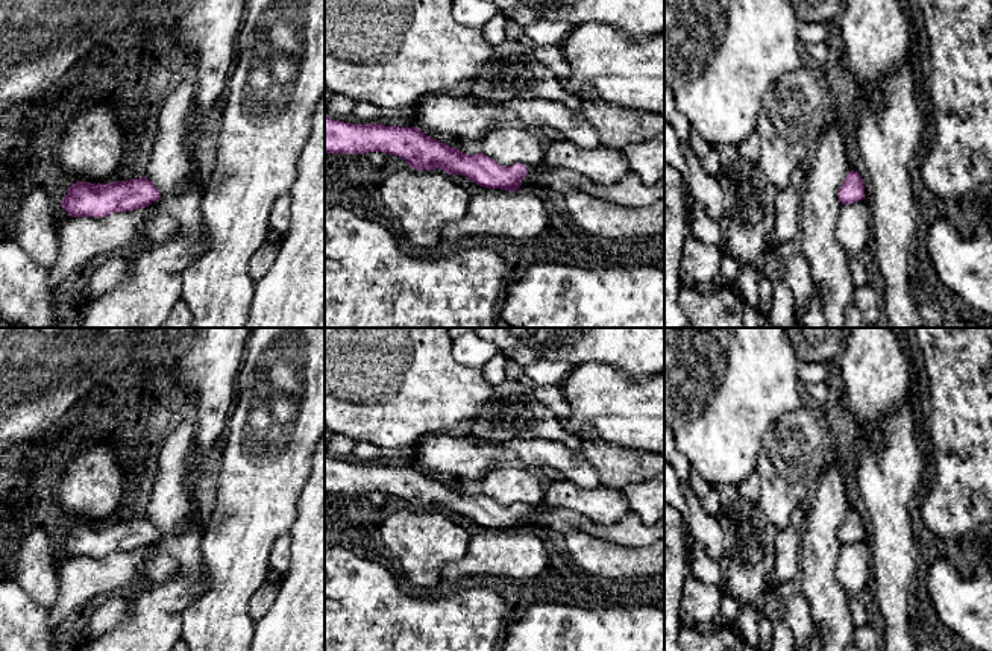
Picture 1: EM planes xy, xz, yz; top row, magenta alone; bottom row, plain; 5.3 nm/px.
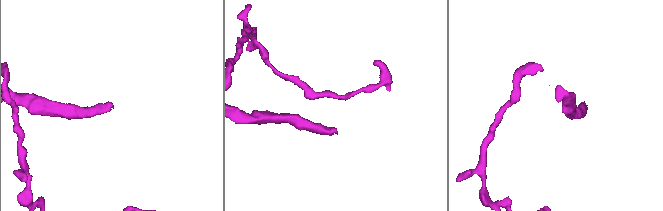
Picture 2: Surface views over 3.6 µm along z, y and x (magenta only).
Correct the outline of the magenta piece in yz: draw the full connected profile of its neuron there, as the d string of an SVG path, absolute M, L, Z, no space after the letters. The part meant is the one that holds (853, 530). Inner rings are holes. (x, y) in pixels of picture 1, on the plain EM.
M851 510L839 528L839 540L842 545L849 545L865 539L865 525L862 516Z

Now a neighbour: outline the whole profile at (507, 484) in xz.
M519 463L496 466L479 481L481 493L501 505L543 505L546 483Z

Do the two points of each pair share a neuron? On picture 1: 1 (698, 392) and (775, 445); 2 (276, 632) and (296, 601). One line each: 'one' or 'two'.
1: two
2: one

